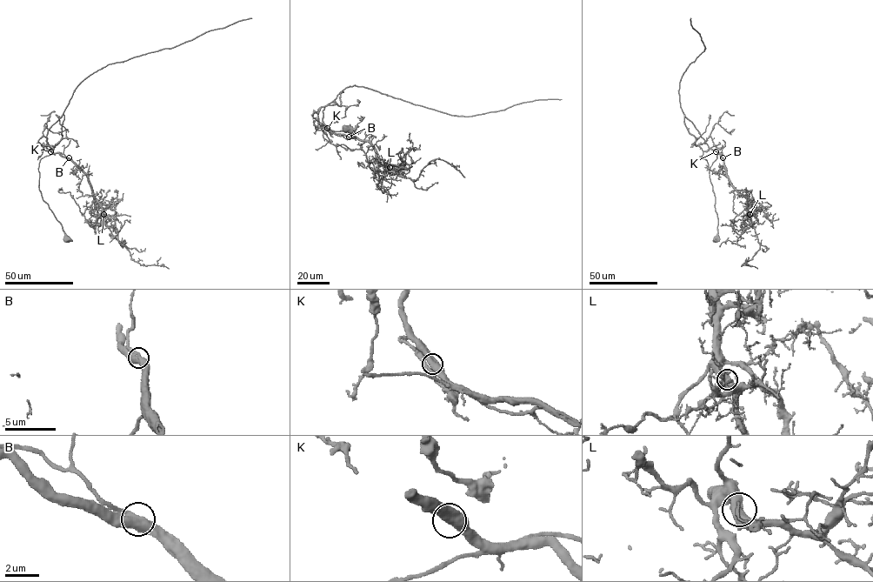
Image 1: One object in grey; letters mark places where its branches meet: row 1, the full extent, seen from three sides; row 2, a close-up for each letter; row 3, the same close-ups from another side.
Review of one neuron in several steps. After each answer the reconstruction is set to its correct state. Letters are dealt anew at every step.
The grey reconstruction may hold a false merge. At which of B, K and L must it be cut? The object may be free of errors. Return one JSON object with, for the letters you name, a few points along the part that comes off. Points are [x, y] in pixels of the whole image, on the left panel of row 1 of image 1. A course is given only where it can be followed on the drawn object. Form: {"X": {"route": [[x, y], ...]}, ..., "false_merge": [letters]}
{"false_merge": []}

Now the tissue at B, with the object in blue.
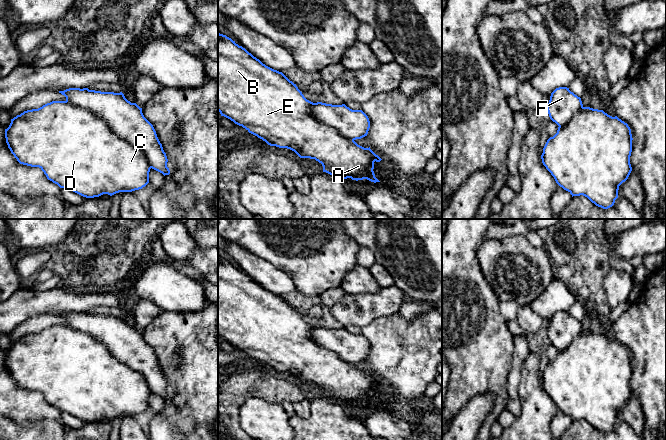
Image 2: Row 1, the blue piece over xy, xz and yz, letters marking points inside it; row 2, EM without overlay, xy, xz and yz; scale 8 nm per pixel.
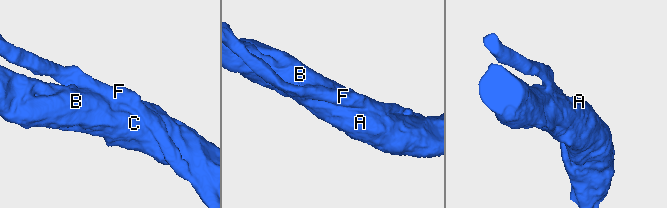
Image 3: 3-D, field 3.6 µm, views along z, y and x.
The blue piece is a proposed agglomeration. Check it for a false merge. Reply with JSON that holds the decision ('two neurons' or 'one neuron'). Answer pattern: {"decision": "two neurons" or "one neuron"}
{"decision": "one neuron"}

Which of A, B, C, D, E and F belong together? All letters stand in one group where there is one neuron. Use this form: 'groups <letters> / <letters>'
groups A B C D E F

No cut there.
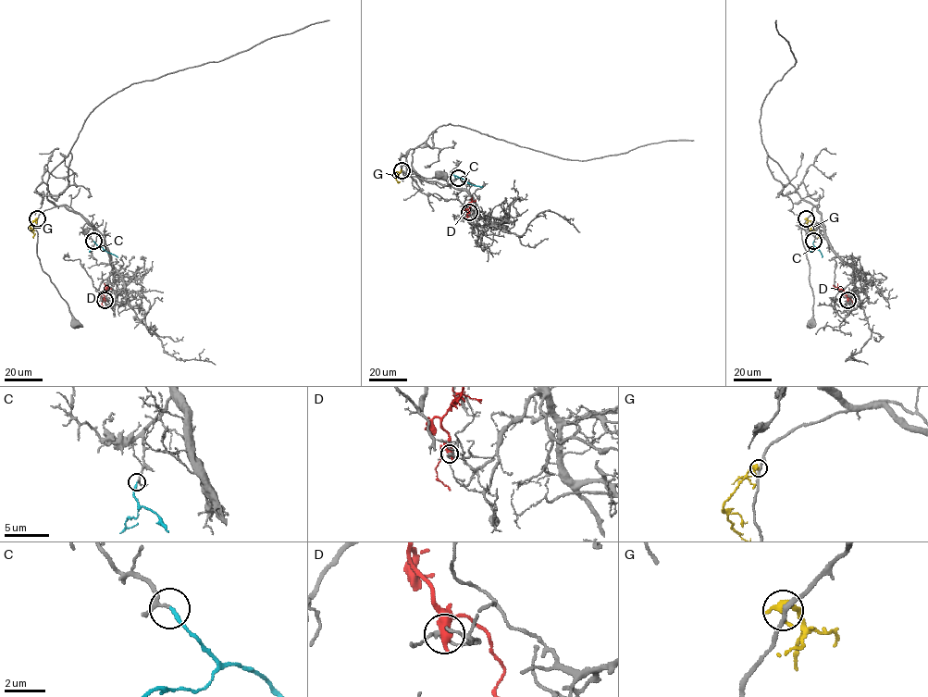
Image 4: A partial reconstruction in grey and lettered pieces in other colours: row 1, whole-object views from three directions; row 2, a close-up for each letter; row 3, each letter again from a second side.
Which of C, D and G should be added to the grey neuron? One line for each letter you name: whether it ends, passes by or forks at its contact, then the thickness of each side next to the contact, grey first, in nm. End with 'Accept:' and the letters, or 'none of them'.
C: it ends there; 140 nm thick on the grey side, 170 nm on the other
Accept: C

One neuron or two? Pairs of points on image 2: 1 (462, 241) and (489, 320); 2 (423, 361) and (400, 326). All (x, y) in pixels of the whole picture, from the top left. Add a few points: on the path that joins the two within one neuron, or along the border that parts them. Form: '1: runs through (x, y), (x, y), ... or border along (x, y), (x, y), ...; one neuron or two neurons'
1: runs through (462, 261), (462, 274), (480, 300); one neuron
2: runs through (414, 352), (400, 338), (400, 335); one neuron

